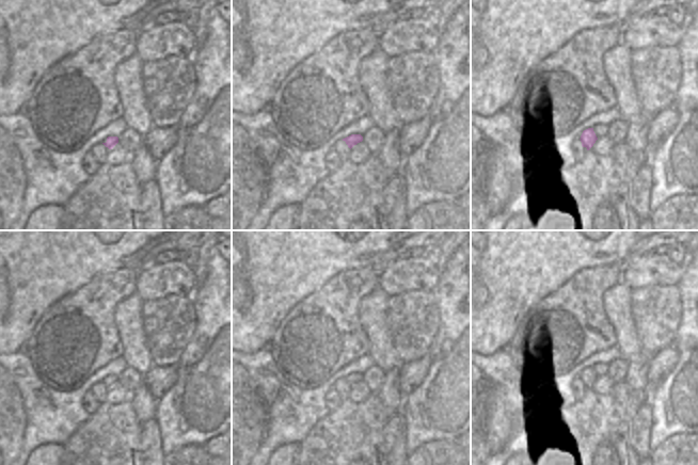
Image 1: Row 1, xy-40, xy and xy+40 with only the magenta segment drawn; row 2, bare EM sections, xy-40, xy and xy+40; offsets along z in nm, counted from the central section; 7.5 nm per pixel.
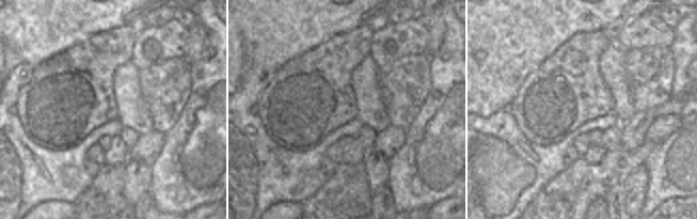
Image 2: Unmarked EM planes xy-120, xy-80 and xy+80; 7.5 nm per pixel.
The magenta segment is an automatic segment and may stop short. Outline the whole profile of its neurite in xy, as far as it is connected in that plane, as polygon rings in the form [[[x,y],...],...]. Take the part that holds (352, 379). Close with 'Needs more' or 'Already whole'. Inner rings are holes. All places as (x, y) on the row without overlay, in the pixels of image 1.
[[[351,373],[335,382],[335,384],[333,385],[333,389],[339,396],[340,400],[345,401],[348,399],[350,388],[362,380],[363,375],[361,373]]]. Needs more

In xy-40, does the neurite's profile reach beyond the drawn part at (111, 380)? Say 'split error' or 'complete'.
split error

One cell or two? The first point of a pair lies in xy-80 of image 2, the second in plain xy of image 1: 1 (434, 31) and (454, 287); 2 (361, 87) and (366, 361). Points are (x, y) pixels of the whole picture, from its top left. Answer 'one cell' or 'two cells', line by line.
1: two cells
2: two cells

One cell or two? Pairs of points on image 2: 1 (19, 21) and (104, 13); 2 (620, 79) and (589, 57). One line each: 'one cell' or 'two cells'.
1: one cell
2: two cells

